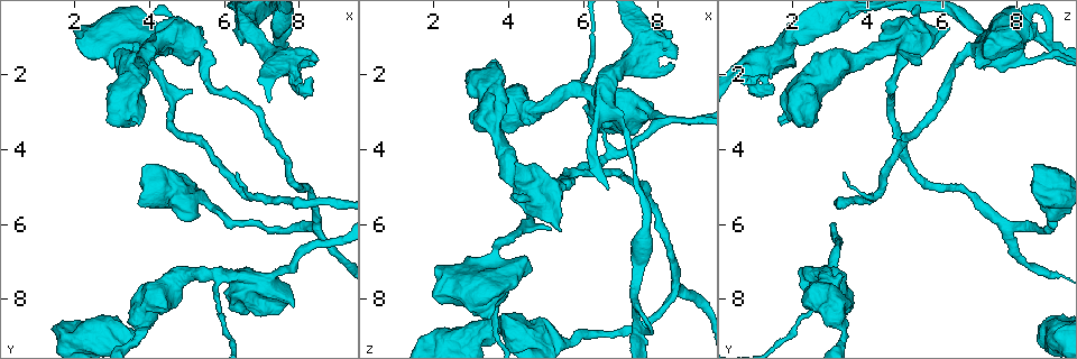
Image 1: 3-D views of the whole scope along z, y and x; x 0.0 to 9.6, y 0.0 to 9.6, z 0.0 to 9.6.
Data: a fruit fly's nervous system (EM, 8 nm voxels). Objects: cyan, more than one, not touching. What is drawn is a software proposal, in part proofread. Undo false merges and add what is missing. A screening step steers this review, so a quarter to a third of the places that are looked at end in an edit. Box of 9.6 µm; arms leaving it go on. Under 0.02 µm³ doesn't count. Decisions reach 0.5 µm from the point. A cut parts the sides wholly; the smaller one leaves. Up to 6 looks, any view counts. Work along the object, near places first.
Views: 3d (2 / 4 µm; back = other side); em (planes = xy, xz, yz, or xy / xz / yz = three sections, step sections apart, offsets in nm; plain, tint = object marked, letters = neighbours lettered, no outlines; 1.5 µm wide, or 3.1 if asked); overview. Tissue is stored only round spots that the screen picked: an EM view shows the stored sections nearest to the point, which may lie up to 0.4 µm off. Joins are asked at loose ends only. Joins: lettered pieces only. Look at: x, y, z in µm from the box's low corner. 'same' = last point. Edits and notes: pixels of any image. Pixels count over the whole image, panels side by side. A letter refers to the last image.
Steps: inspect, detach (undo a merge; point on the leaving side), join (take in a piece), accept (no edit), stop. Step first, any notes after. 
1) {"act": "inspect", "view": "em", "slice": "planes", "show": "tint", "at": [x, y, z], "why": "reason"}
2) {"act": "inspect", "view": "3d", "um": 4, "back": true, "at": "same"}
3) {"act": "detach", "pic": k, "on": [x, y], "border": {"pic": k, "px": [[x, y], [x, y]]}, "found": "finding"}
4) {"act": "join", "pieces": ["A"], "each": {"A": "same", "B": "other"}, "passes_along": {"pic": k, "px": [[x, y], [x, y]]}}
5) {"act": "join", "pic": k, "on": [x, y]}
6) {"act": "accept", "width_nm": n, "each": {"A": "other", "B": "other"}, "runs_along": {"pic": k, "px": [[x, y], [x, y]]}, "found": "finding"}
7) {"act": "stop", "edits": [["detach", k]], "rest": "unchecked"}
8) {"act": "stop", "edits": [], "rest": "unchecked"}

{"act": "inspect", "view": "3d", "um": 4, "back": true, "at": [4.55, 1.40, 7.25], "why": "free end"}

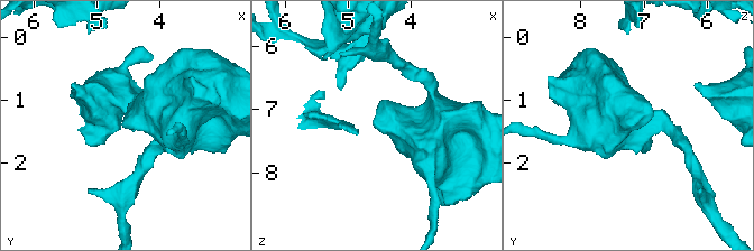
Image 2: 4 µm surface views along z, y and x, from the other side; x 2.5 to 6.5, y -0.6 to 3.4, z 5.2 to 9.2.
{"act": "inspect", "view": "em", "slice": "planes", "show": "letters", "at": [4.60, 1.45, 7.20], "why": "now the EM"}

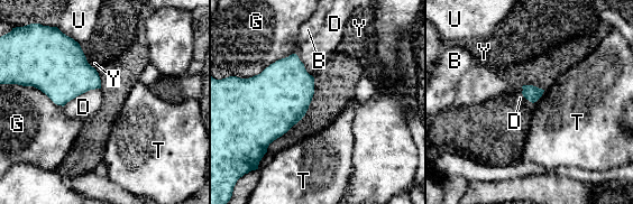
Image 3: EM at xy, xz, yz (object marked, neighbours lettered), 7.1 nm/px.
{"act": "accept", "each": {"B": "other", "D": "other", "G": "other", "T": "other", "U": "other", "Y": "other"}, "border": {"pic": 3, "px": [[544, 91], [533, 103]]}, "found": "none of them fits"}

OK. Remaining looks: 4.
{"act": "inspect", "view": "em", "slice": "yz", "step": 4, "show": "letters", "at": [3.90, 4.50, 8.50], "why": "an open end"}

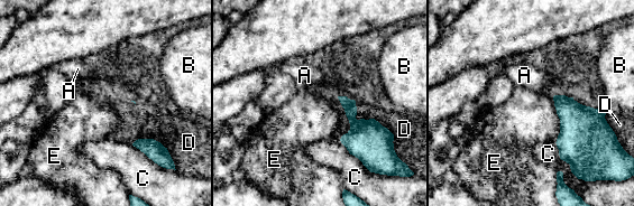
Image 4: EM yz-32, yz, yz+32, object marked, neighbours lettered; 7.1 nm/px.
{"act": "accept", "each": {"A": "other", "B": "other", "C": "other", "D": "other", "E": "other"}, "border": {"pic": 4, "px": [[552, 96], [559, 119], [556, 142]]}, "found": "none of them fits"}

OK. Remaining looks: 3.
{"act": "inspect", "view": "3d", "um": 2, "at": [8.00, 2.55, 1.40], "why": "an open end"}

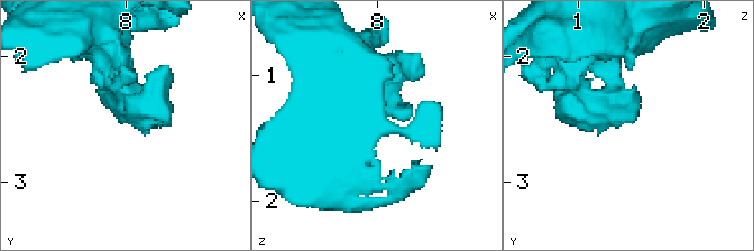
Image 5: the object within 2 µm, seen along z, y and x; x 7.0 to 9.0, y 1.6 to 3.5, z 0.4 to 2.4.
{"act": "inspect", "view": "em", "slice": "yz", "step": 8, "show": "tint", "at": [8.00, 2.52, 1.40]}

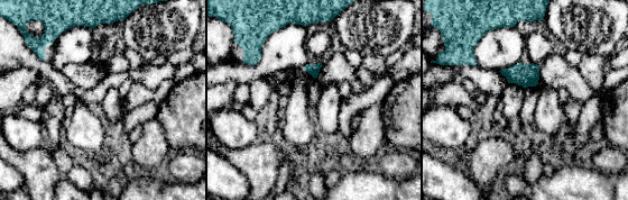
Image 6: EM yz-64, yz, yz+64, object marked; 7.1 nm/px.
{"act": "inspect", "view": "em", "slice": "planes", "show": "letters", "at": "same", "why": "another direction"}

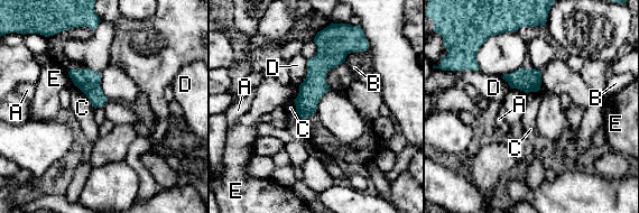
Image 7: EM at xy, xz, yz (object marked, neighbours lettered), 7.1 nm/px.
{"act": "accept", "longest_contact_nm": ["C", 220], "each": {"A": "other", "B": "other", "C": "other", "D": "other", "E": "other"}, "found": "no lettered piece goes on from it"}

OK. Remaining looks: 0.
{"act": "stop", "edits": [], "rest": "unchecked"}

